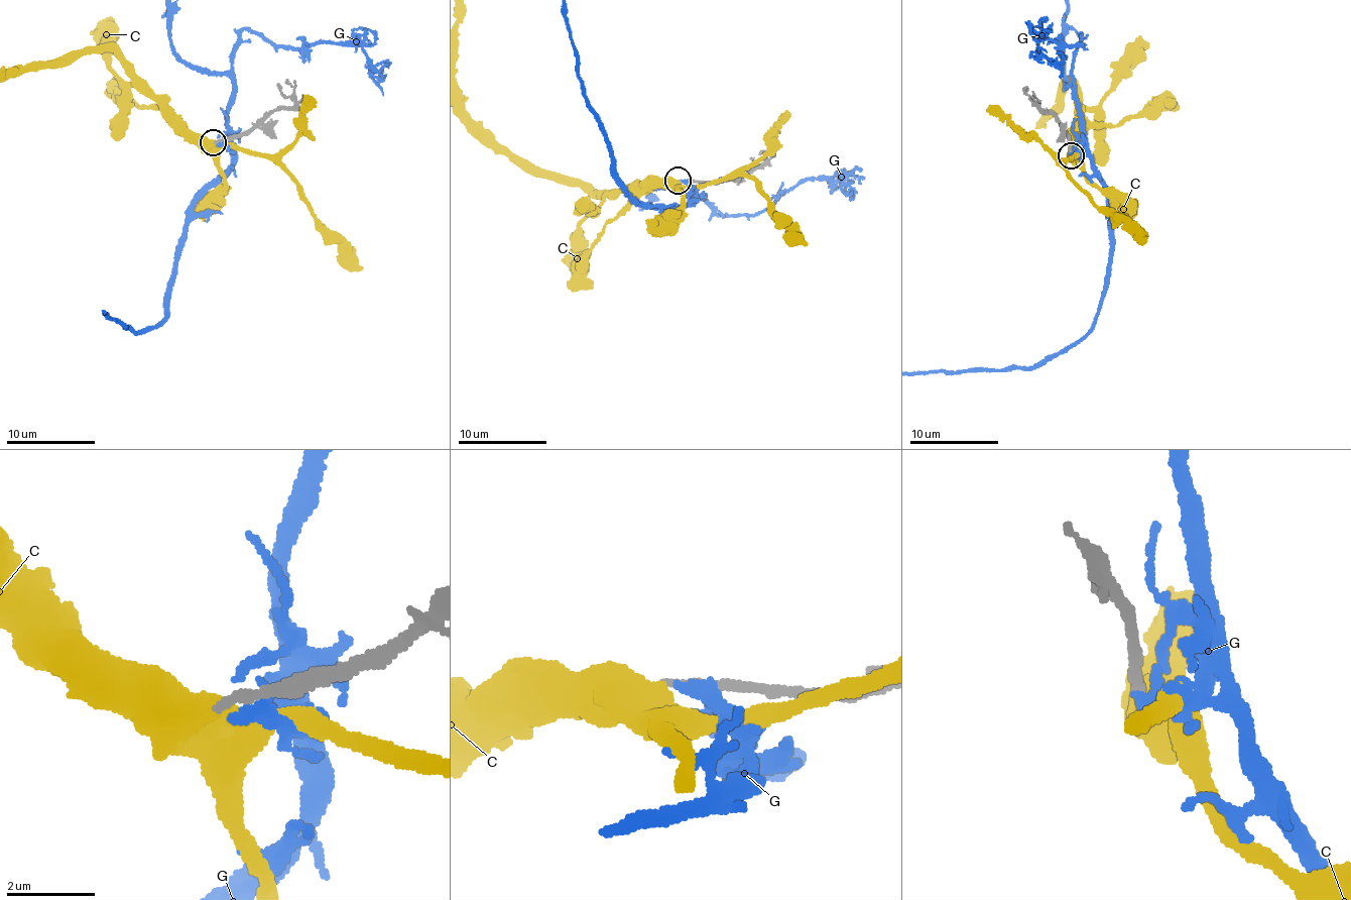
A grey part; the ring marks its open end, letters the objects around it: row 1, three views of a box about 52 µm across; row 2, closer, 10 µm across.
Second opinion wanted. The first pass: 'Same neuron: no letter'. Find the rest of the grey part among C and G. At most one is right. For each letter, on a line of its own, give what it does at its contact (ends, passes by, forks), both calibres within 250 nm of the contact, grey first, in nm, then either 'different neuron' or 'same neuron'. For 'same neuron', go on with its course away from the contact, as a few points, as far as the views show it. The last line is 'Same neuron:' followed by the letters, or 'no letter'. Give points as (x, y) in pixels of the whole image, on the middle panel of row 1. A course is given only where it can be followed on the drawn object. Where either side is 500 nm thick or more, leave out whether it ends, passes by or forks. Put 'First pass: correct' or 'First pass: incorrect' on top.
First pass: correct
C: 200/800 nm | different neuron
G: it ends | 300/400 nm | different neuron
Same neuron: no letter

